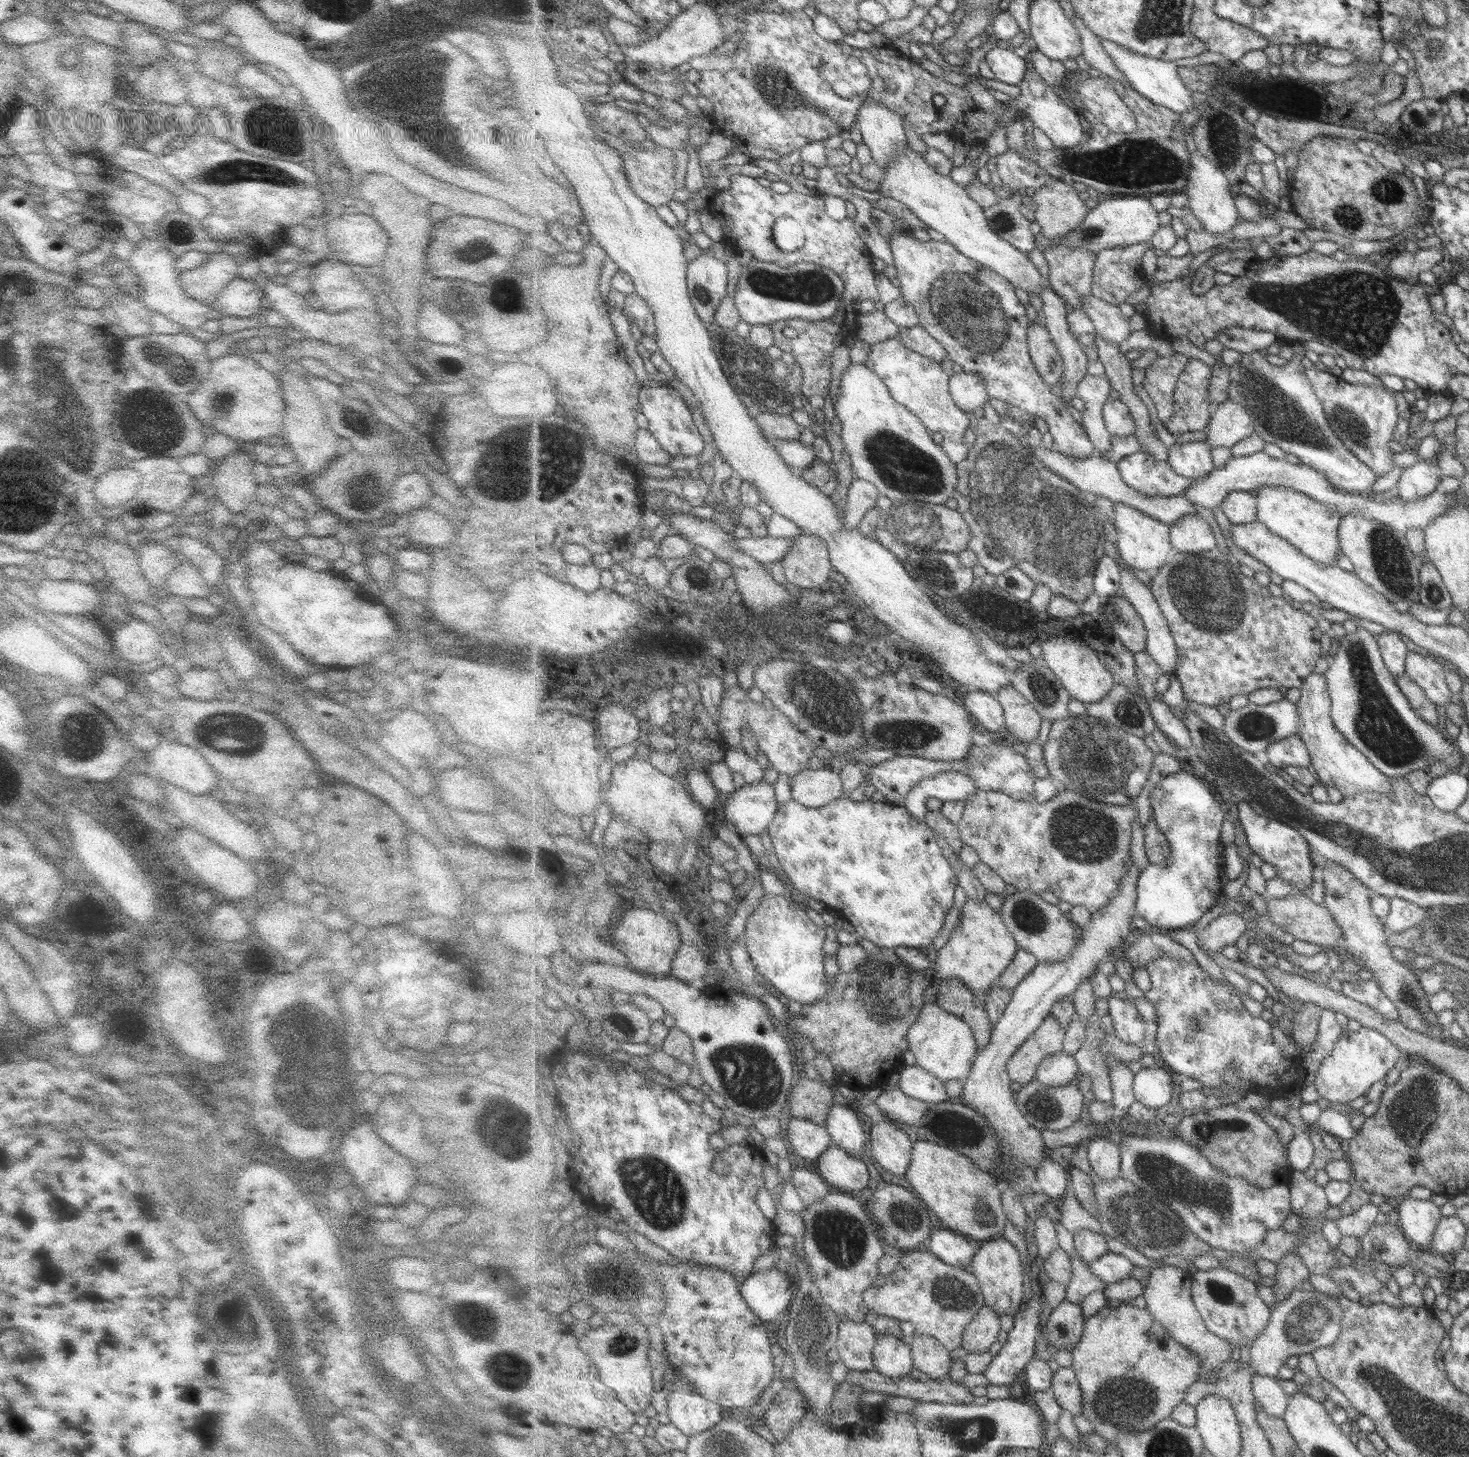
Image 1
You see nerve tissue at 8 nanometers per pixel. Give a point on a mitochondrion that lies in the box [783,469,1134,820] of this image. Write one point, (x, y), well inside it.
(909, 733)

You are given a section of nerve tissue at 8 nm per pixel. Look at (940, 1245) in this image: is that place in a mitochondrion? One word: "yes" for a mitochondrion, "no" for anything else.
no

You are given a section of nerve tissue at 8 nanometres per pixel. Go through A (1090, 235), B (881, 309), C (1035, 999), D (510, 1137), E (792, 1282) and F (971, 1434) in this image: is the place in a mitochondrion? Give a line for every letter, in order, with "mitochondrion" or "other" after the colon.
A: mitochondrion
B: other
C: other
D: mitochondrion
E: other
F: mitochondrion

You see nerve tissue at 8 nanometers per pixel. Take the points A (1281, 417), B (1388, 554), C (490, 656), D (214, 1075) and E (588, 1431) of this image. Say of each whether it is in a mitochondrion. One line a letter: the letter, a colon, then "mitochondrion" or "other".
A: mitochondrion
B: mitochondrion
C: mitochondrion
D: other
E: other

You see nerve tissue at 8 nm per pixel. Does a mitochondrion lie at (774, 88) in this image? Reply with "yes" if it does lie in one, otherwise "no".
yes

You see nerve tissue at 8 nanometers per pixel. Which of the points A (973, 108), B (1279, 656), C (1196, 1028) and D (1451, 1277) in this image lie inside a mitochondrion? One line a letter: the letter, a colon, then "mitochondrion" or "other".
A: other
B: other
C: mitochondrion
D: other

